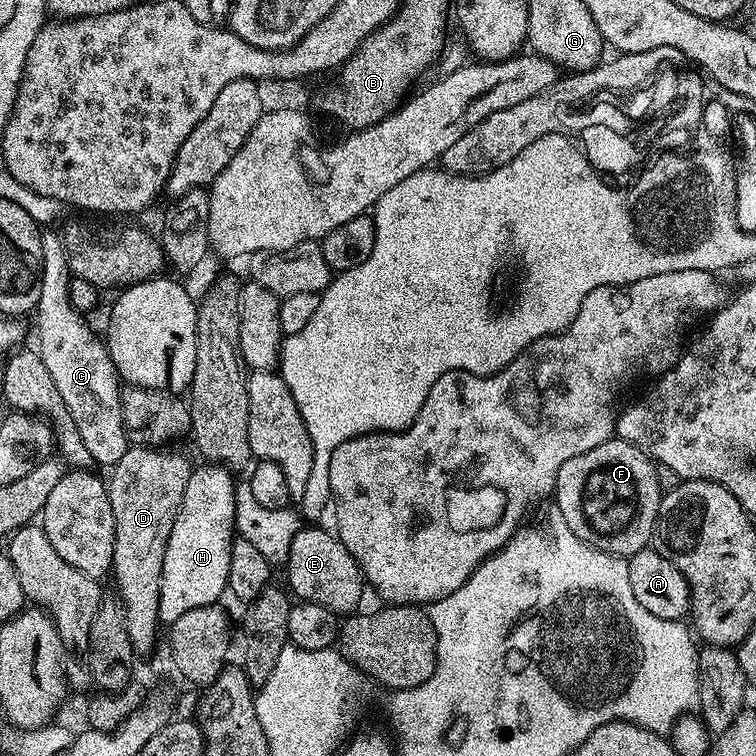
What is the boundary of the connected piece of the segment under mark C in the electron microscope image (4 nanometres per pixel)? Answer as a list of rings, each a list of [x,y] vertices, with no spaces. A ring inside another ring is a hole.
[[[48,230],[40,237],[42,242],[42,270],[40,271],[40,293],[34,309],[36,316],[36,340],[42,362],[46,362],[46,370],[50,370],[50,378],[54,378],[54,386],[58,386],[58,394],[62,394],[62,402],[66,402],[66,410],[70,410],[70,418],[74,418],[74,426],[78,426],[78,434],[82,434],[82,443],[90,451],[93,461],[105,468],[118,462],[130,446],[126,426],[122,422],[122,402],[120,390],[122,381],[116,371],[114,362],[108,353],[108,345],[92,333],[92,328],[83,320],[82,312],[71,304],[68,287],[73,278],[68,265],[68,255],[64,249],[64,237],[59,231]]]

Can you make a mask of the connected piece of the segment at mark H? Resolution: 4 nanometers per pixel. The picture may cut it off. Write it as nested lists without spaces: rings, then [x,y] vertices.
[[[223,466],[193,467],[186,482],[186,494],[182,494],[182,506],[174,518],[174,530],[166,542],[166,554],[162,558],[162,576],[160,578],[160,597],[158,598],[159,619],[170,626],[188,610],[215,605],[220,595],[225,595],[228,586],[230,568],[230,546],[236,532],[235,526],[235,490],[237,481],[232,480],[233,473]]]

